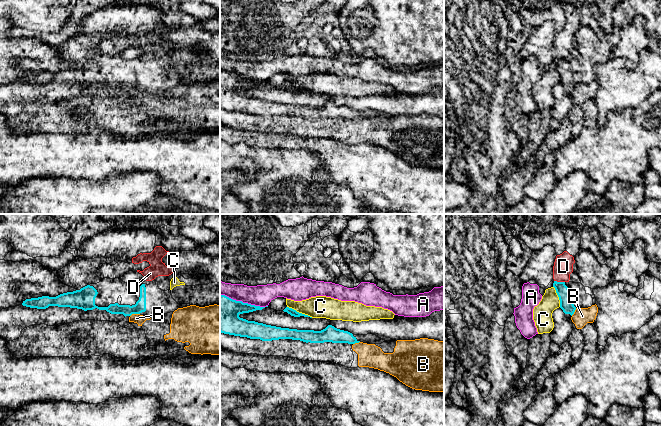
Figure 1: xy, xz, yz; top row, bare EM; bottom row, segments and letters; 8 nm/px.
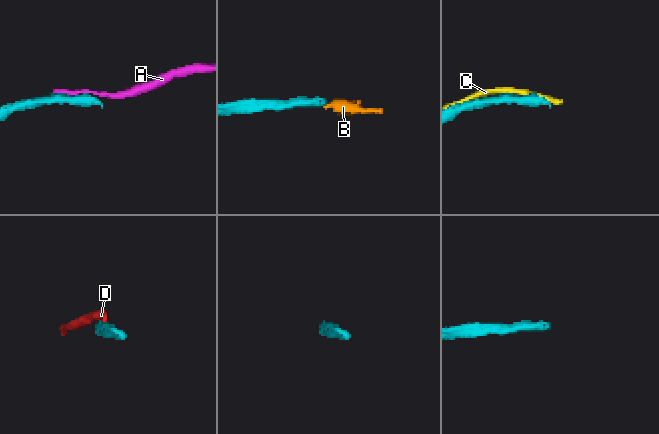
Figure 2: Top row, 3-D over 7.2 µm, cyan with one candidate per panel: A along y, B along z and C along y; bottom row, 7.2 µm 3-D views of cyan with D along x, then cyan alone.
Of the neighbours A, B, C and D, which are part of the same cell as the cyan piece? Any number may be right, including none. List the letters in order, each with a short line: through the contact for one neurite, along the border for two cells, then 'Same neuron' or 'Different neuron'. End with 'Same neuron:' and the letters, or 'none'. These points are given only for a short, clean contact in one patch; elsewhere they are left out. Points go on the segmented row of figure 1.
A: Different neuron
B: Line: xy (139, 313), (133, 313), (130, 316). Different neuron
C: Different neuron
D: Line: yz (554, 280), (564, 282). Different neuron
Same neuron: none

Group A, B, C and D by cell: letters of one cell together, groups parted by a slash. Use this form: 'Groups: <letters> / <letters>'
Groups: A / B / C / D

